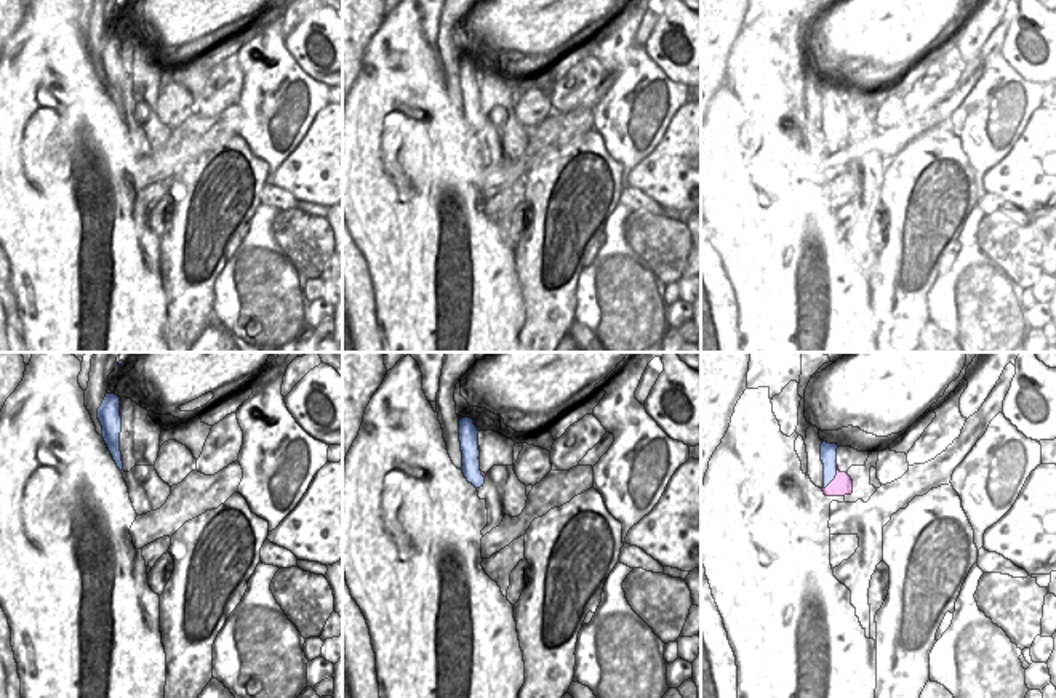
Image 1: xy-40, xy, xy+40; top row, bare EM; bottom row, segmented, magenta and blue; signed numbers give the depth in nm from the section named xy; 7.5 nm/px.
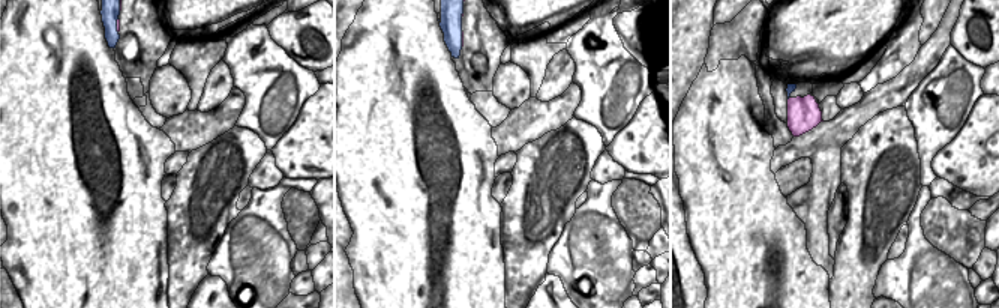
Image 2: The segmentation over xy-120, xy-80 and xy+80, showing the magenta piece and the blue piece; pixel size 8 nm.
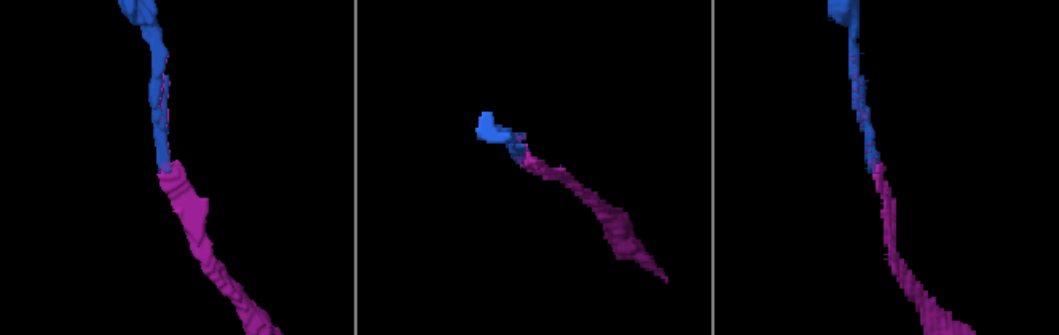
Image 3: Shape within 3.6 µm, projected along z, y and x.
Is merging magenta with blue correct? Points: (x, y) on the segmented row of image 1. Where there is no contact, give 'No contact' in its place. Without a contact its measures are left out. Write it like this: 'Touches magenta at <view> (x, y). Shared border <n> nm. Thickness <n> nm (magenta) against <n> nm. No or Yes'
Touches magenta at xy+40 (836, 477). Shared border 200 nm. Thickness 150 nm (magenta) against 120 nm. Yes.

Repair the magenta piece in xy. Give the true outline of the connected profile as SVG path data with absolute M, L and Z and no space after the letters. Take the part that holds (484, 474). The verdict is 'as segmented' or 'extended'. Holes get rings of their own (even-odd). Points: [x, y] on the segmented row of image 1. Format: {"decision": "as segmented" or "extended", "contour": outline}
{"decision": "extended", "contour": "M472 418L459 419L459 442L462 451L462 474L475 488L483 487L486 474L480 471L478 427Z"}

